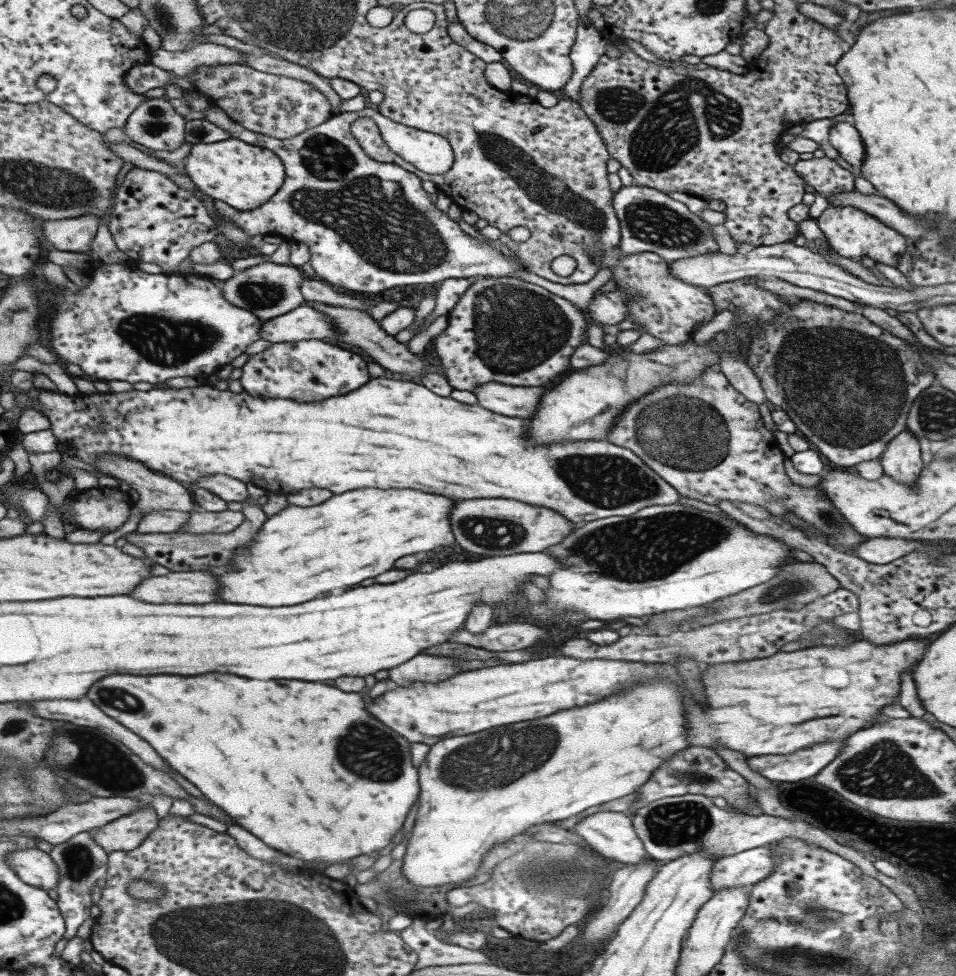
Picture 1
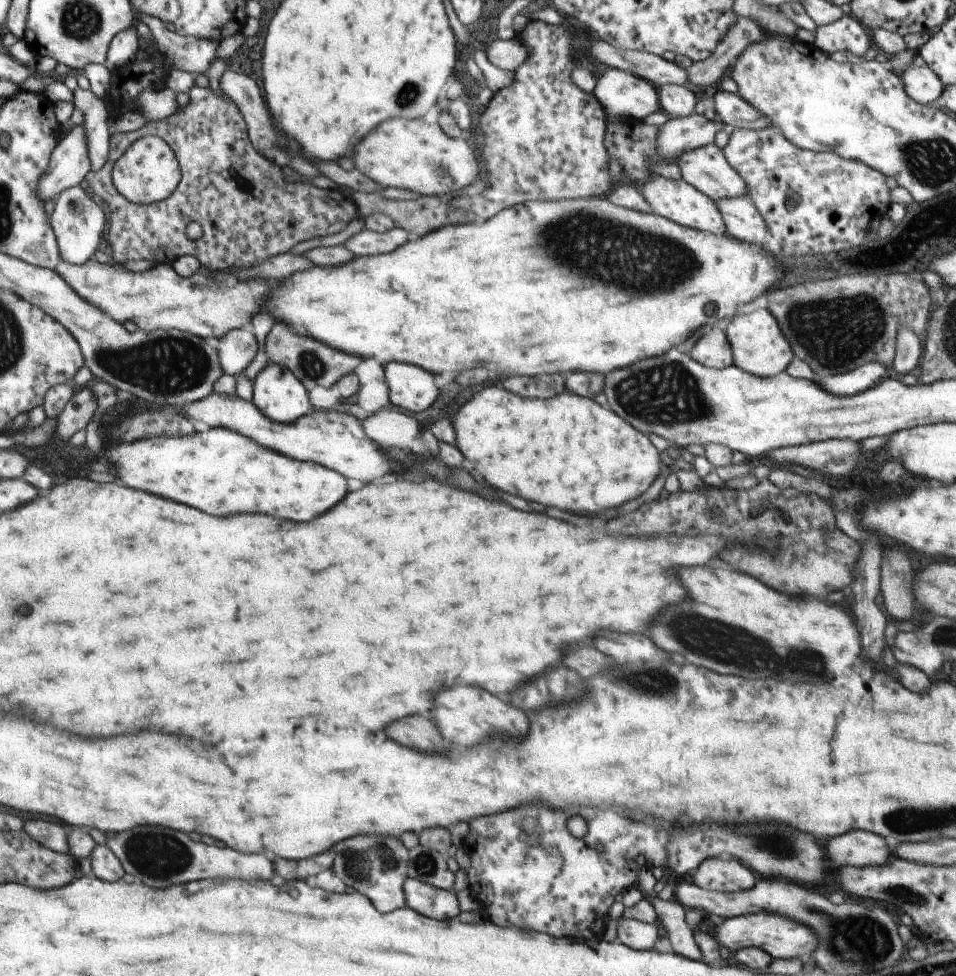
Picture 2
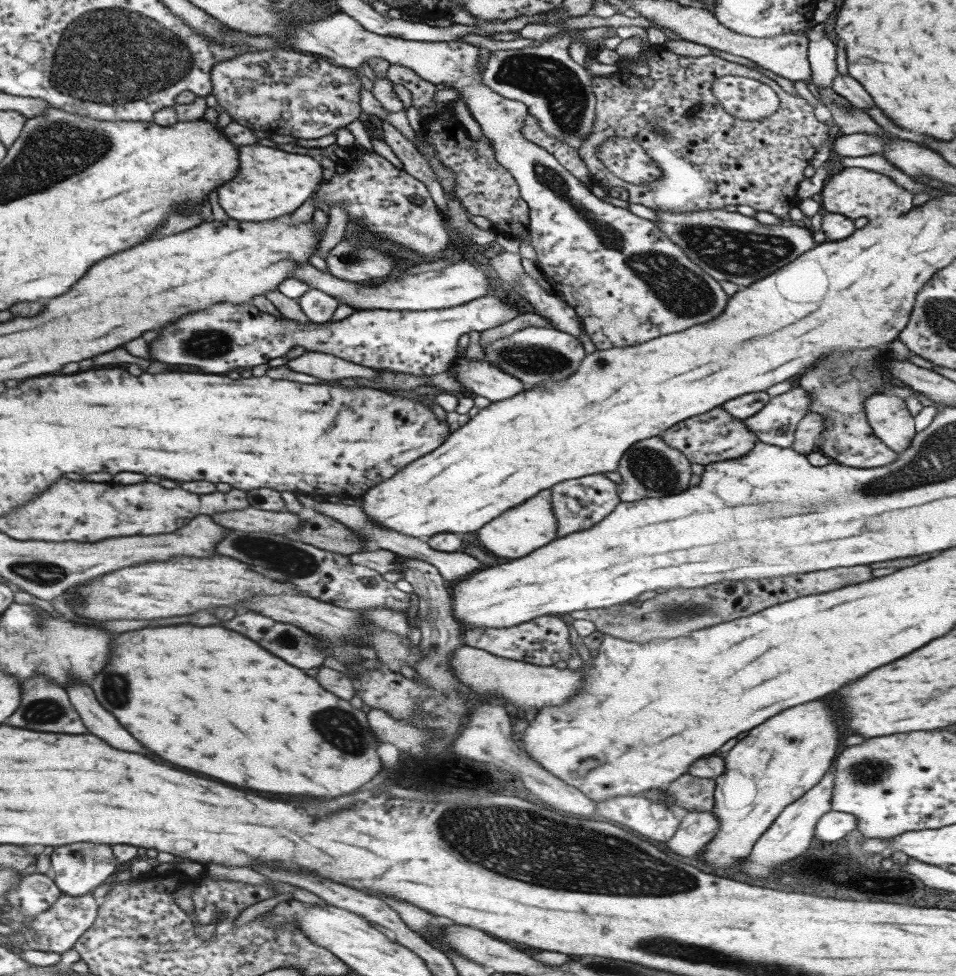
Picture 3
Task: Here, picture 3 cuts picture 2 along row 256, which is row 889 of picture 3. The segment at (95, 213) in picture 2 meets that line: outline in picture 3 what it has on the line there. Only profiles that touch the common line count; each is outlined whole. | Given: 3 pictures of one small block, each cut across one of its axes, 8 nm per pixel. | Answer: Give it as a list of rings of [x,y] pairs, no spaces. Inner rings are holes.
[[[88,842],[60,846],[52,851],[51,860],[51,879],[57,884],[61,893],[68,894],[72,898],[80,898],[84,894],[93,892],[100,884],[106,883],[113,873],[117,873],[116,869],[120,864],[110,846],[88,844]]]

